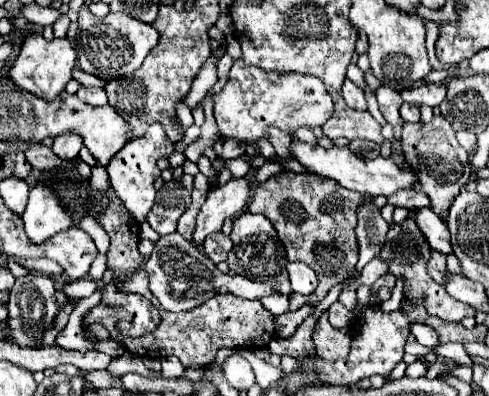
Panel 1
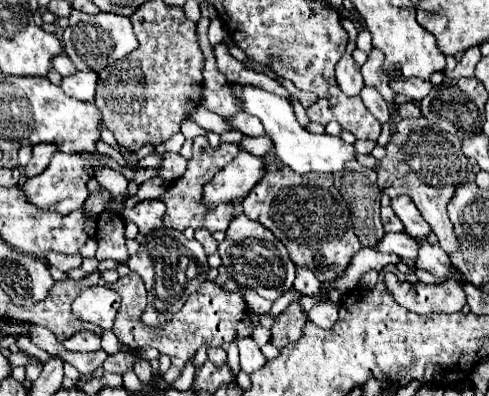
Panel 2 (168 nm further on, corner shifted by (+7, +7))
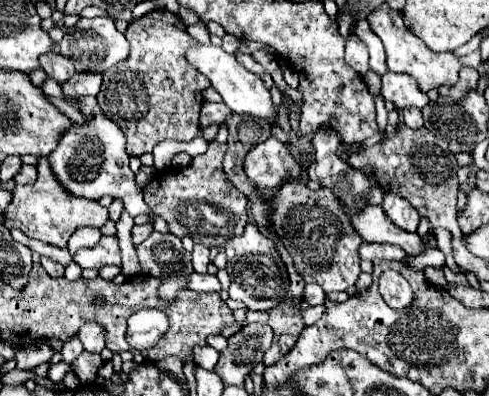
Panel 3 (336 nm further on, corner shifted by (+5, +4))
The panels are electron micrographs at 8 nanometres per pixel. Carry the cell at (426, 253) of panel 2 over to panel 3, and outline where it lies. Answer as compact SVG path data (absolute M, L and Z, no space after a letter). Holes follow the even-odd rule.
M338 201L344 213L348 215L354 231L362 237L362 241L368 243L390 243L398 245L406 251L406 255L420 255L418 243L422 243L418 233L406 233L400 227L394 227L390 219L386 219L386 213L378 205L364 205L352 211L346 207L344 201Z

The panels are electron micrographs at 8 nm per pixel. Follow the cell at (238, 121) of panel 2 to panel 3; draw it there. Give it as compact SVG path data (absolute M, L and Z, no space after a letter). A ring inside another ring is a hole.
M204 103L202 109L200 109L200 119L198 119L198 125L200 129L212 125L212 123L224 123L226 115L230 113L230 109L224 105L224 103Z

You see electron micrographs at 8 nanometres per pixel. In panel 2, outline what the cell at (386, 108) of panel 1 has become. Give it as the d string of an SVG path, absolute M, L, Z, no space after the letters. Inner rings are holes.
M372 50L372 54L368 56L368 60L366 60L366 64L360 68L360 72L362 72L362 76L364 76L364 84L370 86L370 88L376 88L376 90L384 96L390 112L394 114L394 112L396 112L394 92L392 92L392 88L390 88L390 84L388 84L388 78L386 78L384 72L382 72L382 56L380 56L380 52Z

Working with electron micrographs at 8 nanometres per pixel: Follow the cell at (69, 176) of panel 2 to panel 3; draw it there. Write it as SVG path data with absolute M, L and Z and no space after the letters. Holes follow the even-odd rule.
M64 97L68 103L78 103L80 113L84 115L84 123L72 123L58 137L56 149L50 153L50 167L54 169L60 183L72 193L82 195L86 199L100 199L104 195L118 197L126 203L128 215L134 219L138 215L146 215L148 223L154 225L154 215L150 207L142 199L142 189L134 183L134 173L128 167L126 153L126 137L122 129L110 121L102 109L98 107L96 97Z

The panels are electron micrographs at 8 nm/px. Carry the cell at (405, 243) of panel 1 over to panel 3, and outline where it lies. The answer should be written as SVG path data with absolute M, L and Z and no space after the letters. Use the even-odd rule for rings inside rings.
M387 270L379 278L379 291L392 309L404 309L412 303L412 289L406 279L394 270Z

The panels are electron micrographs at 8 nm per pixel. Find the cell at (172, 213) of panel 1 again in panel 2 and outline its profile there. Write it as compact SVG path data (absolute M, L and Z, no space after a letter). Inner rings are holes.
M142 200L132 208L124 208L122 216L126 222L134 222L142 234L148 234L150 230L156 230L162 226L166 214L166 206L162 200Z

